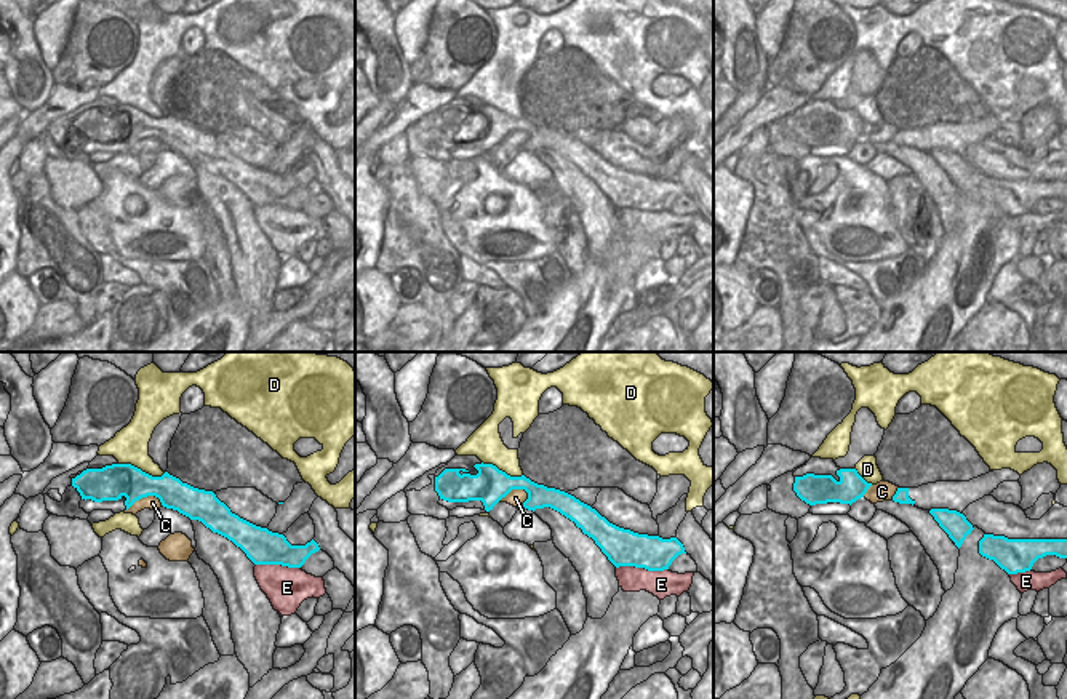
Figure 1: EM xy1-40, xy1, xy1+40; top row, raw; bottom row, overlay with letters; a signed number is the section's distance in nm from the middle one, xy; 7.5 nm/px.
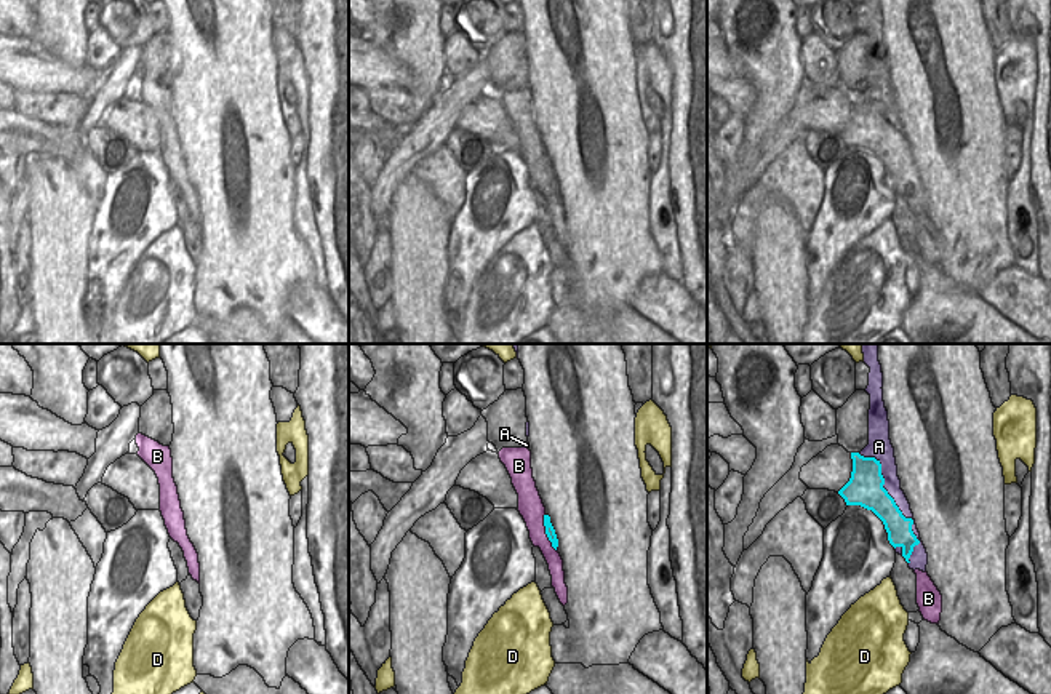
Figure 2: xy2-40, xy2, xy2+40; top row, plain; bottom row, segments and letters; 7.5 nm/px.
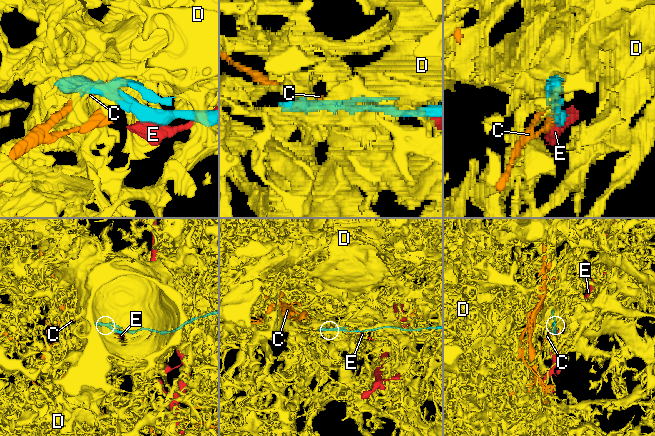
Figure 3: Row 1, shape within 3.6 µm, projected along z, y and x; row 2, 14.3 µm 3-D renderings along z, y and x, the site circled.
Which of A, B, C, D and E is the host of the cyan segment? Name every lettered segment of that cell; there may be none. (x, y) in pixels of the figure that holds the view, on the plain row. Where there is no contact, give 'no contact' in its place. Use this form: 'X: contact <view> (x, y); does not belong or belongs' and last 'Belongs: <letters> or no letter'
A: contact xy2+40 (895, 146); does not belong
B: contact xy2 (546, 175); does not belong
C: contact xy1 (512, 130); does not belong
D: contact xy1-40 (141, 112); does not belong
E: contact xy1 (642, 208); does not belong
Belongs: no letter

